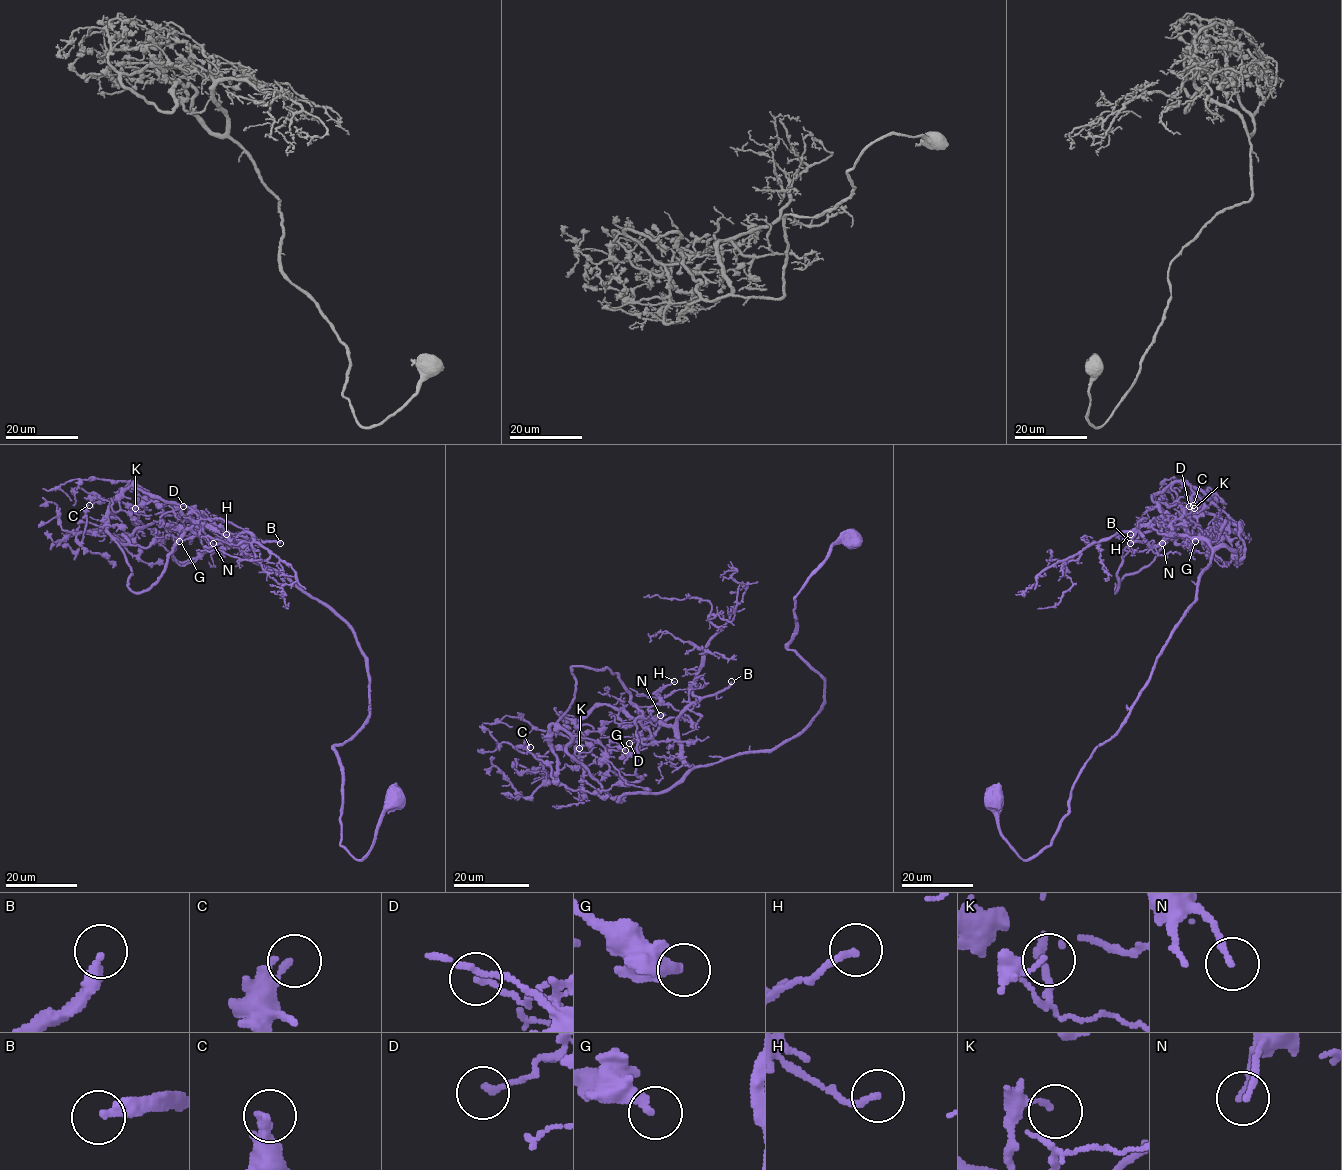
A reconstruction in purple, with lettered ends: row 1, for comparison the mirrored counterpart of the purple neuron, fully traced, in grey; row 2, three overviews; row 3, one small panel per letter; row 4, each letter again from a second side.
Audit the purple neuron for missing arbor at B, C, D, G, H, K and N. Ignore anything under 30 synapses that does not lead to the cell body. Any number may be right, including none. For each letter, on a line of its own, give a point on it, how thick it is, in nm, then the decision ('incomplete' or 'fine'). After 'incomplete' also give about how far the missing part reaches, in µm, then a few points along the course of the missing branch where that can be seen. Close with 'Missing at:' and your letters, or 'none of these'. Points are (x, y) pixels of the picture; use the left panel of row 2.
B: at (280, 543); 320 nm thick; incomplete; about 40 µm are missing; missing branch runs (280, 543), (311, 558), (313, 567), (328, 581), (332, 598)
C: at (89, 505); 280 nm thick; fine
D: at (183, 506); 160 nm thick; fine
G: at (179, 541); 360 nm thick; fine
H: at (226, 534); 190 nm thick; fine
K: at (135, 508); 140 nm thick; fine
N: at (213, 543); 180 nm thick; fine
Missing at: B

